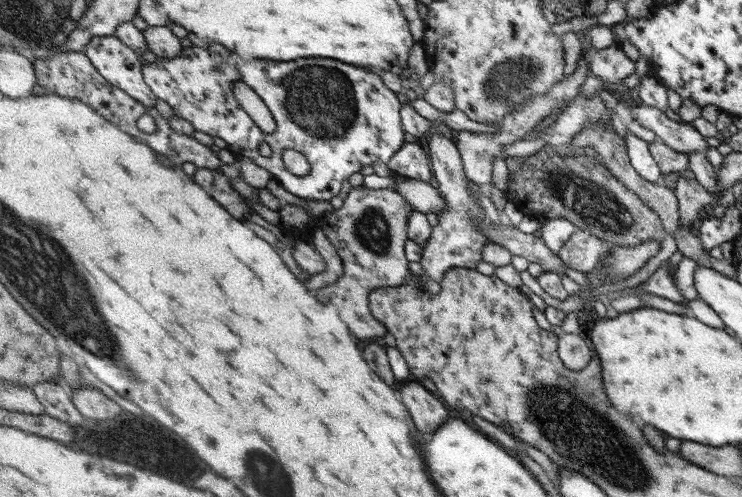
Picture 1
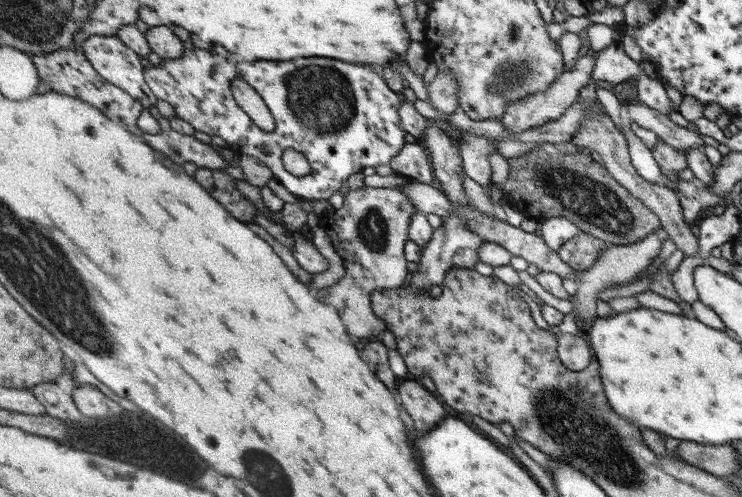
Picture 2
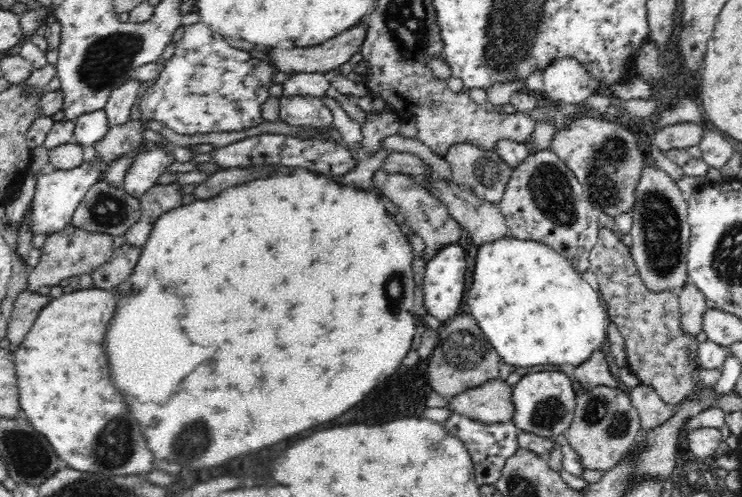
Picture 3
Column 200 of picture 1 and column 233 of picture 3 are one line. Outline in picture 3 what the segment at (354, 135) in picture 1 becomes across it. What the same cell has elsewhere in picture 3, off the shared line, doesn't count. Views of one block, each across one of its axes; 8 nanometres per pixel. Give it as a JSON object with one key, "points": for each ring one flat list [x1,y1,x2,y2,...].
{"points":[[192,24,180,30,176,40,174,54,166,60,156,82,148,86,144,98,138,100,138,110,142,120,146,122,162,122,166,128,180,136,194,136,194,134,212,134,212,132,242,132,248,128,256,128,264,122,260,114,260,106,270,98,270,80,274,76,274,68,266,62,256,60,250,52,232,48,224,42,222,34,214,32,208,24]]}

